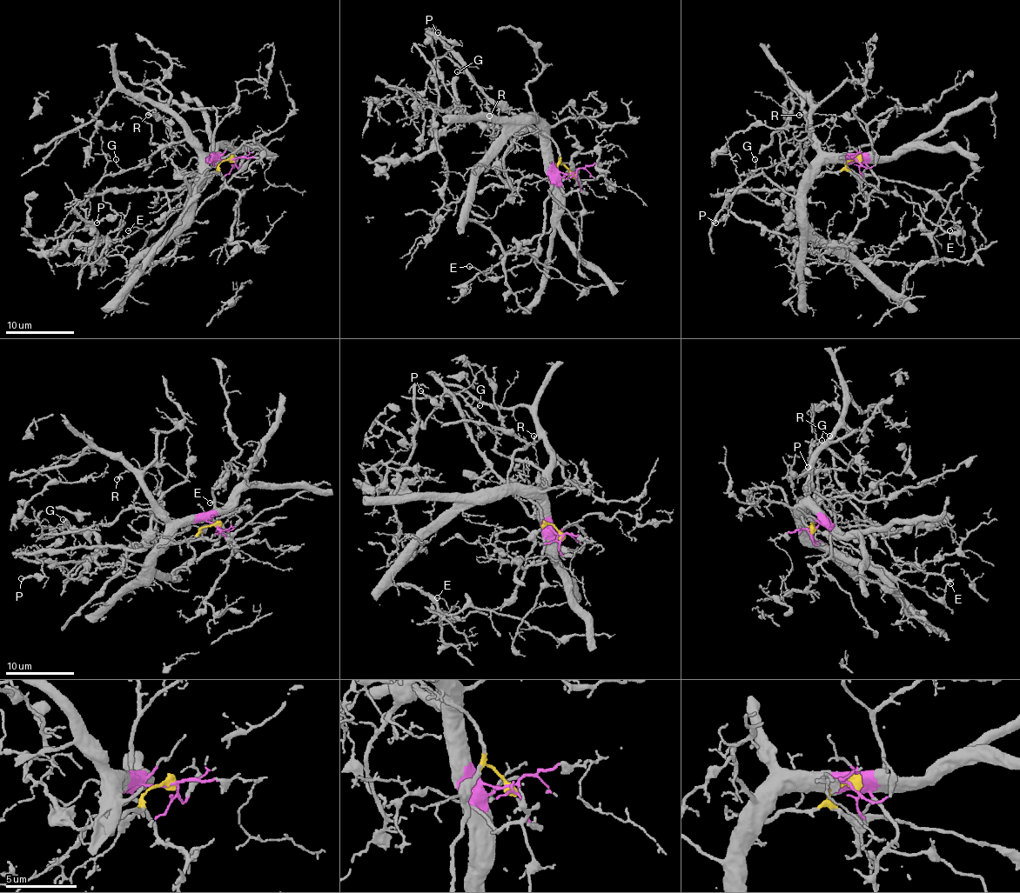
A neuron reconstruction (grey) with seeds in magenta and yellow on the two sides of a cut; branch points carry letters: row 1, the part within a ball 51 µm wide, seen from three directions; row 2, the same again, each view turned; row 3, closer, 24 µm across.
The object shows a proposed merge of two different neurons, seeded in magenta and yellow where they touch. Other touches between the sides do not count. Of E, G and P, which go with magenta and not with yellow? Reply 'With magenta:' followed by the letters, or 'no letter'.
With magenta: G

